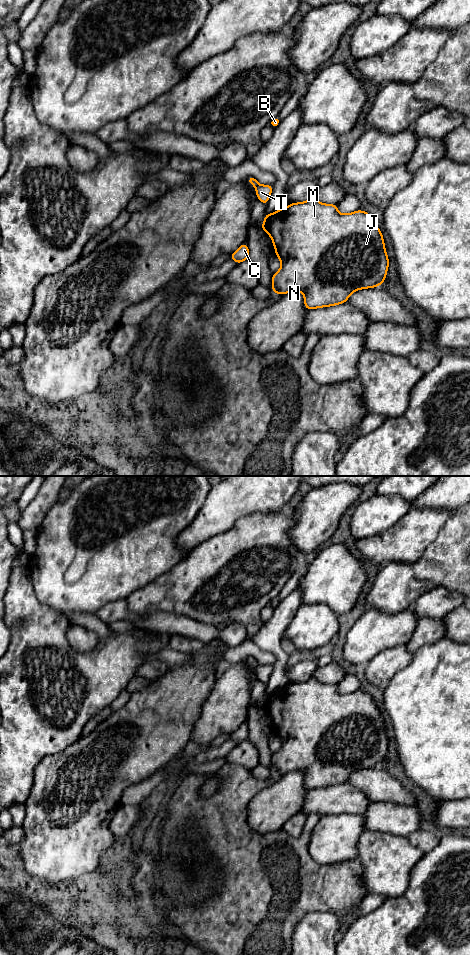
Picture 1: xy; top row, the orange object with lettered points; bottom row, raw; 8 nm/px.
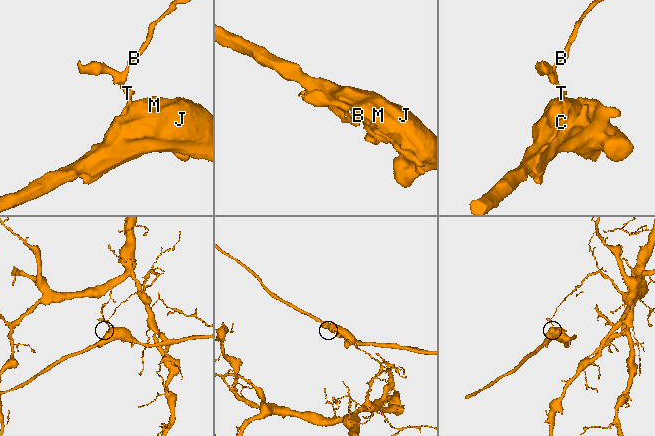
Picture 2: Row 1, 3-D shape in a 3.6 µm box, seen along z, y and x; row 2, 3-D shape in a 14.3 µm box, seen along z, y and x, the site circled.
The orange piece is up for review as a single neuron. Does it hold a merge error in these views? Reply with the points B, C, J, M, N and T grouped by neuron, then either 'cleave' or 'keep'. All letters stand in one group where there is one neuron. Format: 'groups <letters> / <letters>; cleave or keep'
groups B C T / J M N; cleave

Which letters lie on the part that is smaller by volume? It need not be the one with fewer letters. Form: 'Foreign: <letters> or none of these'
Foreign: J, M, N

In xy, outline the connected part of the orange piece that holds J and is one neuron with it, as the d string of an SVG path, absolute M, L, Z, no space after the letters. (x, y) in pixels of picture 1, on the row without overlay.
M312 677L300 683L292 682L290 686L272 693L266 712L281 741L280 750L272 754L272 771L280 775L292 771L302 772L307 790L347 783L354 771L381 766L386 758L389 738L382 712L372 696L360 689L349 694L340 694L337 684L323 684Z

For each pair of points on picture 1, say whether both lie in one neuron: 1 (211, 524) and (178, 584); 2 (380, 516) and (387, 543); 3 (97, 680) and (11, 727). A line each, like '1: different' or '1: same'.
1: different
2: different
3: same

